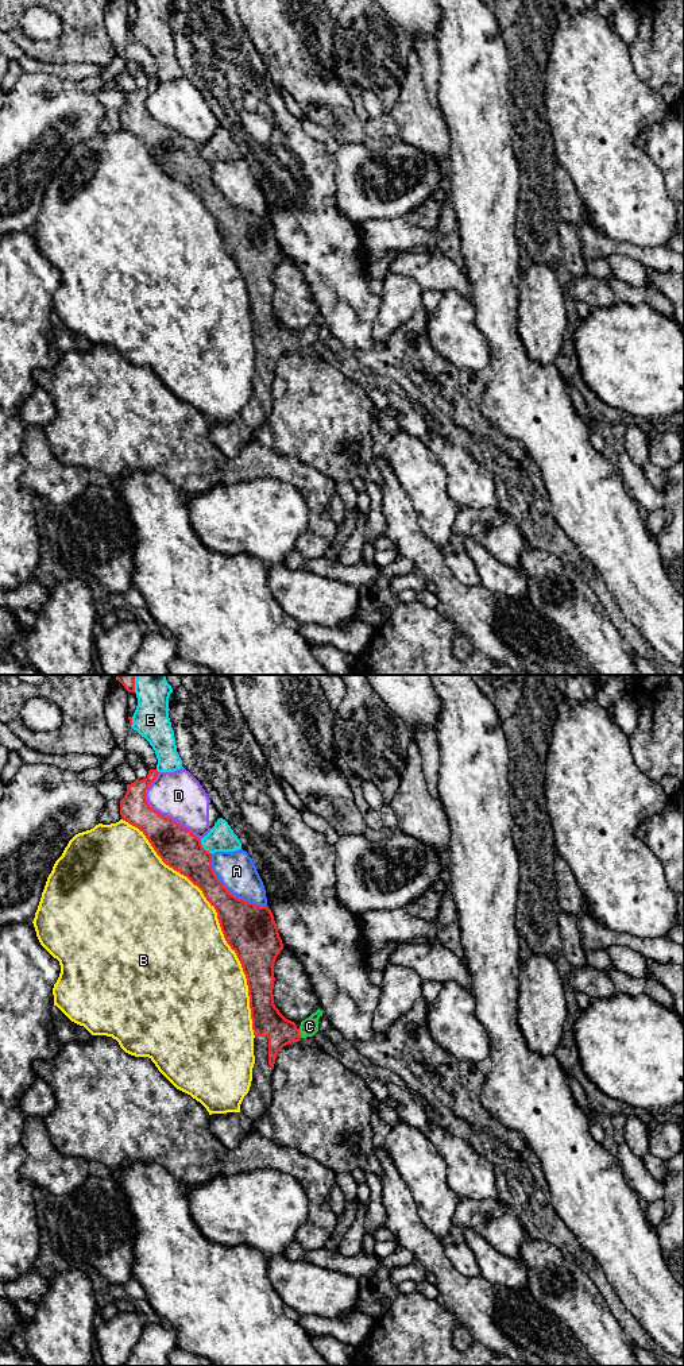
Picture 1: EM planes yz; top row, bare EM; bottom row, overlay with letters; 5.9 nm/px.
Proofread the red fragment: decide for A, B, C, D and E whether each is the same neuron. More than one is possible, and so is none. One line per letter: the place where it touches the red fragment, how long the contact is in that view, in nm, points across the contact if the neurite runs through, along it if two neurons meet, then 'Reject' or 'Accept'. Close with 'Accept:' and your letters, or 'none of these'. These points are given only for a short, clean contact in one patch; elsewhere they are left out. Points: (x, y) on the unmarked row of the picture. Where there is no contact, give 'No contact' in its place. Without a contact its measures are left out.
A: Touches red at yz (228, 200). Shared border 460 nm. Reject
B: Touches red at yz (219, 230). Shared border 1500 nm. Reject
C: Touches red at yz (298, 342). Shared border 60 nm. Path across: yz (267, 330), (281, 340), (298, 342), (309, 335). Accept
D: Touches red at yz (157, 120). Shared border 480 nm. Reject
E: Touches red at yz (203, 157). Shared border 120 nm. Reject
Accept: C

